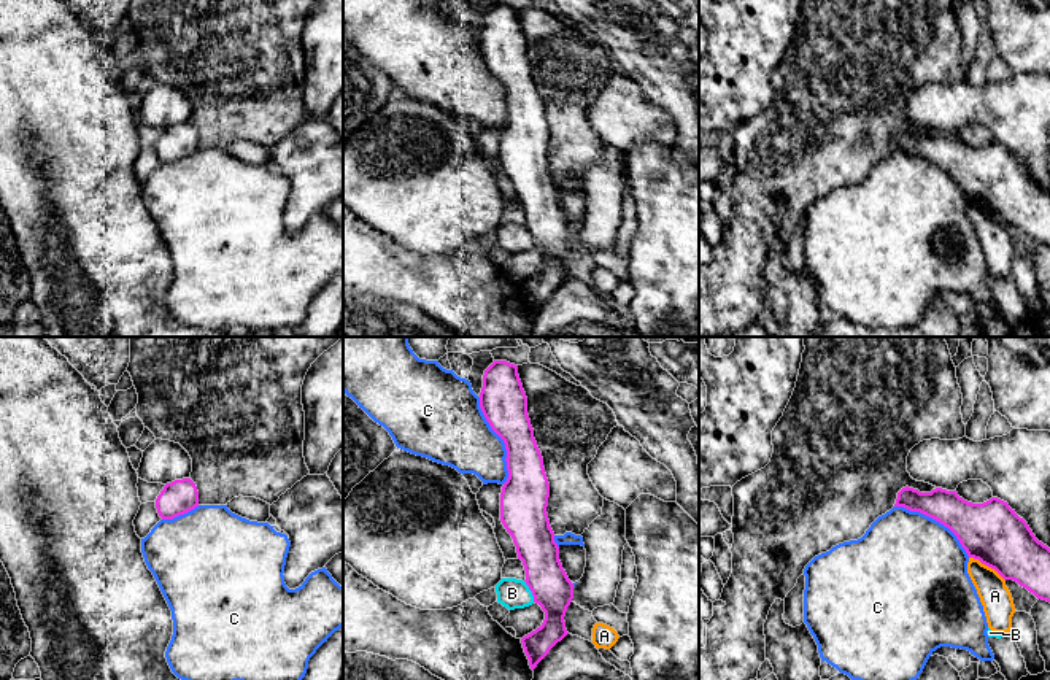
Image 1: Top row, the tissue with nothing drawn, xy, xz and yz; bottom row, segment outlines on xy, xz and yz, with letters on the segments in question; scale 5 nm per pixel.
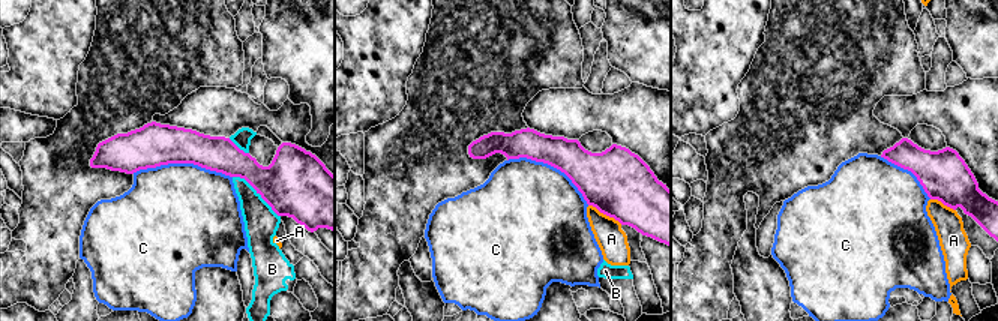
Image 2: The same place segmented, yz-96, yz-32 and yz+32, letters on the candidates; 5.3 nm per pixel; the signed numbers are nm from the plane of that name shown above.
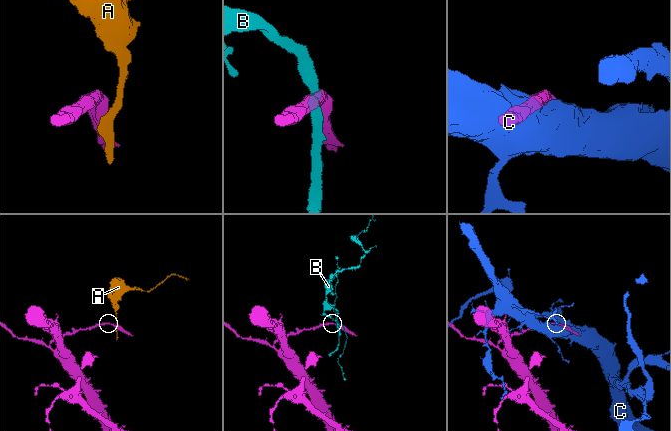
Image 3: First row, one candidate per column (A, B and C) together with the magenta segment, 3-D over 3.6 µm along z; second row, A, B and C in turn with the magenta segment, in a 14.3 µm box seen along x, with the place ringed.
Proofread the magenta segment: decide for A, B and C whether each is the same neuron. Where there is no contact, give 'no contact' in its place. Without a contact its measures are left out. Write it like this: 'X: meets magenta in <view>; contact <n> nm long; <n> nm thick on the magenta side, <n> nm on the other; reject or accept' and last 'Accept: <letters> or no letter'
A: meets magenta in yz; contact 220 nm long; 300 nm thick on the magenta side, 160 nm on the other; reject
B: meets magenta in xz; contact 120 nm long; 200 nm thick on the magenta side, 150 nm on the other; reject
C: meets magenta in xz; contact 460 nm long; 240 nm thick on the magenta side, 340 nm on the other; reject
Accept: no letter

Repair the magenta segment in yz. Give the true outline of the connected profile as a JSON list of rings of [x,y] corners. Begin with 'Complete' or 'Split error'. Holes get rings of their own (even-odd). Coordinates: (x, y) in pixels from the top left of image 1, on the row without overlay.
Complete. [[[905,130],[898,137],[894,151],[939,165],[956,180],[969,202],[1050,246],[1050,192],[1036,183],[1007,146],[991,141],[972,148],[956,135],[936,132],[920,137]]]

